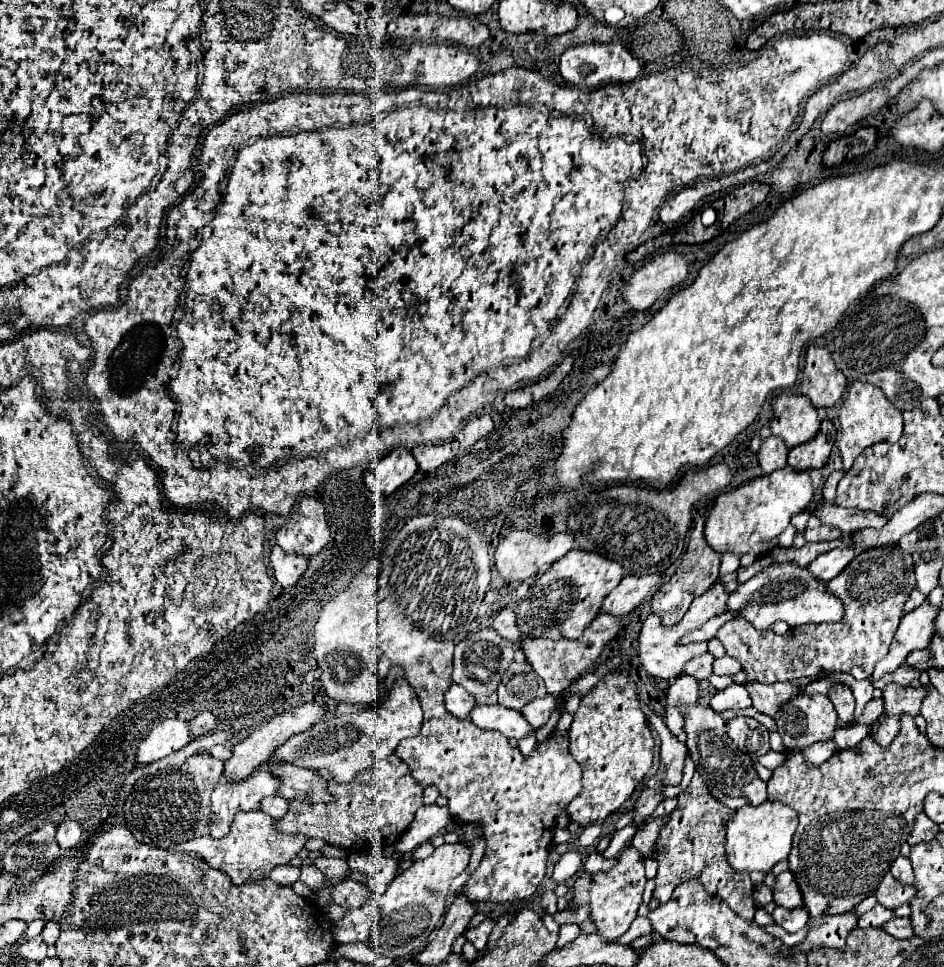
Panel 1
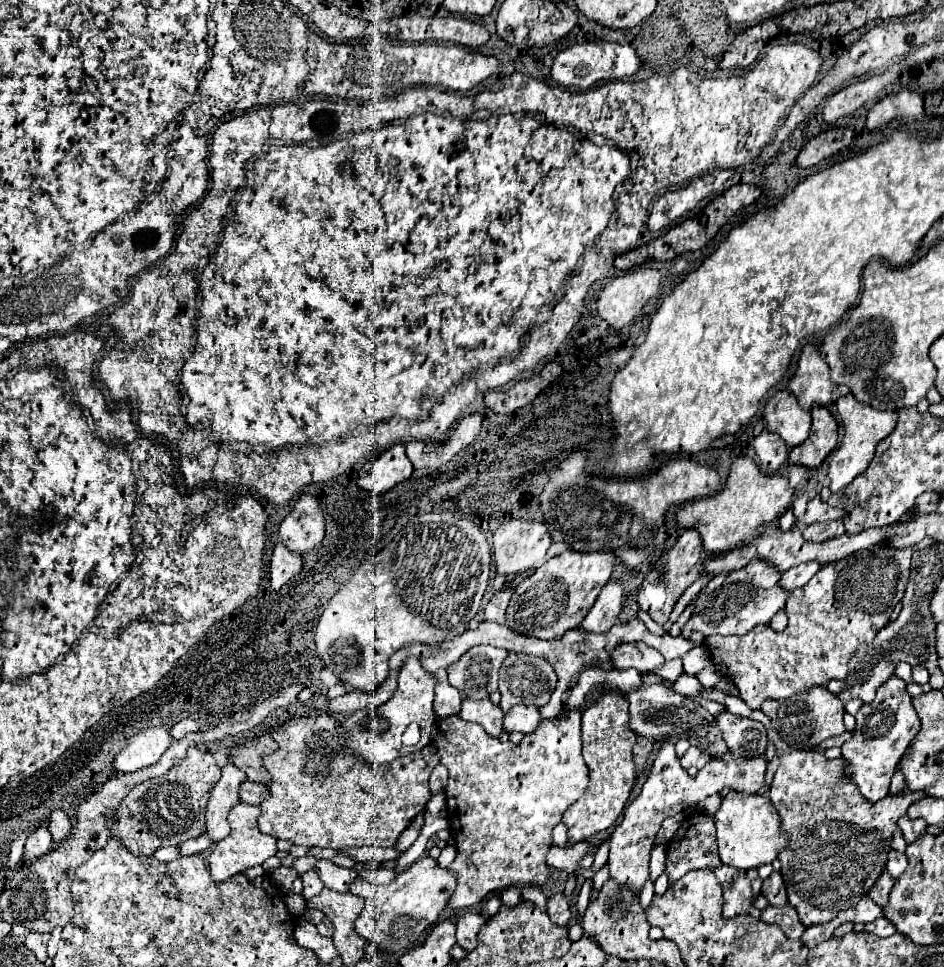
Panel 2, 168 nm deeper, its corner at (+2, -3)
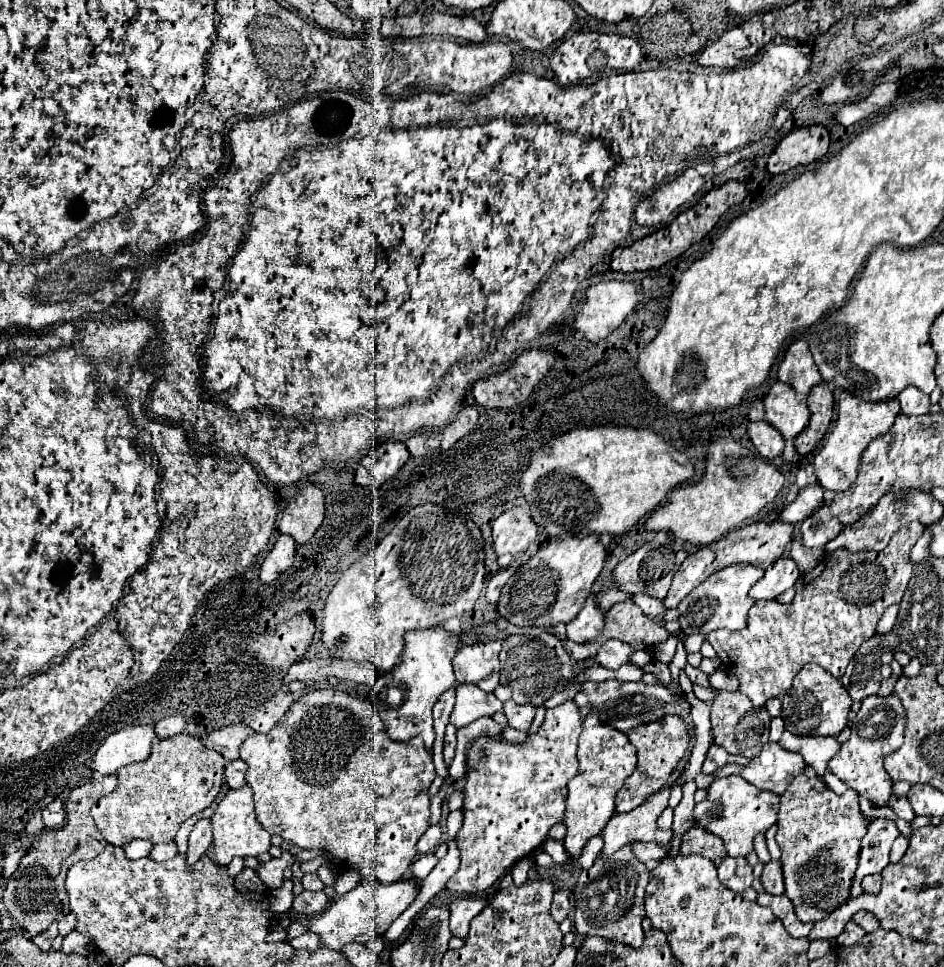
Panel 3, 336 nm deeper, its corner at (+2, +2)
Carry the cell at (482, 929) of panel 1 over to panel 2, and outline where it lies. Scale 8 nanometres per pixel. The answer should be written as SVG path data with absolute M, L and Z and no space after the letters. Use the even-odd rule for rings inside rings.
M469 912L465 916L461 916L457 920L457 944L465 950L475 948L475 940L477 940L477 932L483 926L483 922L487 922L487 916L481 912Z

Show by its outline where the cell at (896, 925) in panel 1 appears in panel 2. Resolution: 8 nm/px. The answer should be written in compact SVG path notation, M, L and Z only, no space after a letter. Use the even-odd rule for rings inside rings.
M877 918L877 920L865 924L865 932L871 932L875 936L891 936L891 934L895 934L895 926L889 920Z

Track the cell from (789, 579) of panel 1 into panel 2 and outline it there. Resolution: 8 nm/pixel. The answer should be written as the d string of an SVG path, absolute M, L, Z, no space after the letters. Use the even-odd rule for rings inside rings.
M751 560L741 570L731 572L725 578L725 582L721 584L721 588L717 588L715 592L709 594L703 608L693 612L693 616L681 628L681 636L689 638L691 632L695 632L695 630L705 636L709 636L709 634L743 636L751 628L755 628L759 624L767 624L779 610L785 608L785 602L789 596L787 590L777 586L779 576L781 576L781 572L763 560Z

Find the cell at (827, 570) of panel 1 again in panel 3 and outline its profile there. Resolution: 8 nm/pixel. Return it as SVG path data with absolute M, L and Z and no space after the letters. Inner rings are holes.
M791 557L779 559L779 563L773 563L771 567L765 569L765 575L751 587L749 595L755 601L775 599L783 591L791 589L795 585L795 581L799 579L799 575L801 575L801 571Z

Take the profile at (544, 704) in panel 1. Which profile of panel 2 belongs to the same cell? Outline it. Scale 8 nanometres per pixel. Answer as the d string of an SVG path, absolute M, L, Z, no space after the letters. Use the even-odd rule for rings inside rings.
M515 706L511 708L505 716L503 716L503 730L505 732L521 732L521 734L531 734L537 724L539 724L541 716L539 710L535 706Z

